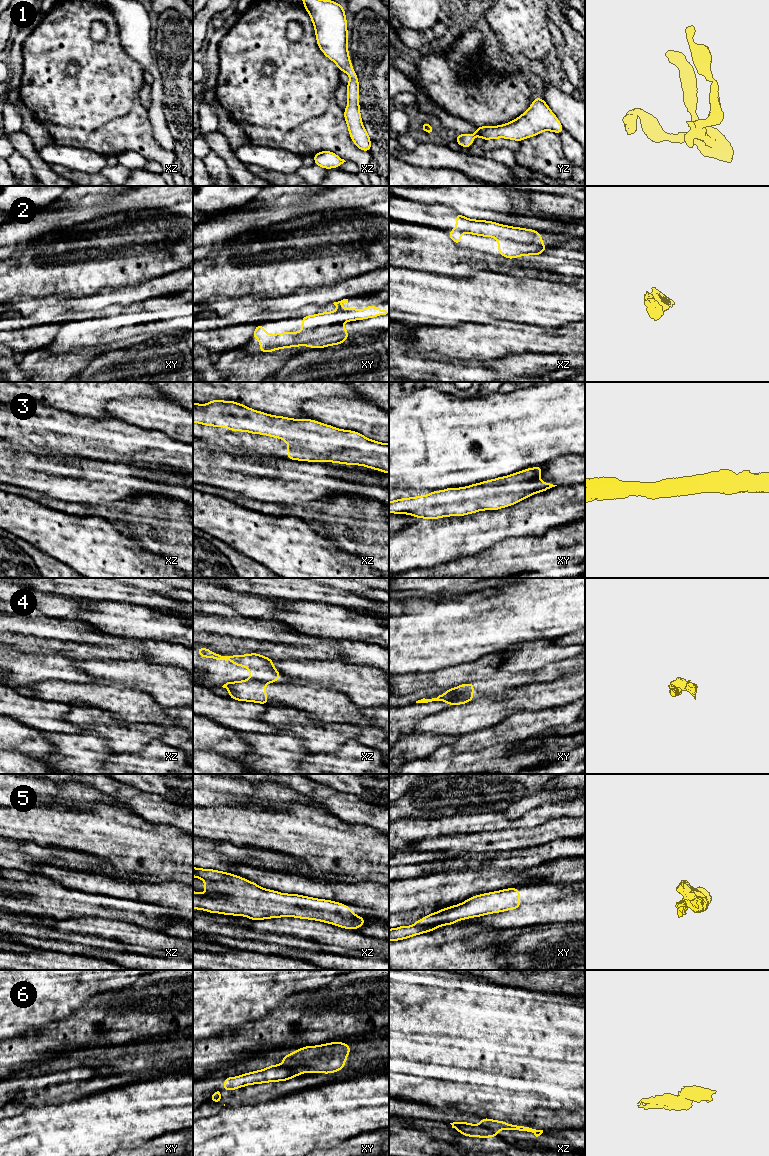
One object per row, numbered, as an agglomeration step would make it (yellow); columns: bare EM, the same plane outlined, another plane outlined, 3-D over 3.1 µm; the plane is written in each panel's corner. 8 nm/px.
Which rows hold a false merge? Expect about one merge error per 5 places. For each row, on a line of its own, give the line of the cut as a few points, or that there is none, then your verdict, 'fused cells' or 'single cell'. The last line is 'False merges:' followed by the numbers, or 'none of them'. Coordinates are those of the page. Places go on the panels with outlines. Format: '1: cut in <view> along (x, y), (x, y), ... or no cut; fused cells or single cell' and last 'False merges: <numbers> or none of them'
1: no cut; single cell
2: no cut; single cell
3: no cut; single cell
4: cut in xy along (450, 690), (453, 694), (446, 701); fused cells
5: no cut; single cell
6: no cut; single cell
False merges: 4

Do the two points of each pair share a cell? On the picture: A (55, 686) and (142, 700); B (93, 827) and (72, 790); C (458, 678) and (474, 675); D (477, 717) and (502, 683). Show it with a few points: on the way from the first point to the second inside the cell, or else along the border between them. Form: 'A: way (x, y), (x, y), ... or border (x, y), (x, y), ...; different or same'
A: way (77, 692), (120, 700); same
B: border (105, 804), (88, 804), (81, 809), (59, 811); different
C: way (462, 675), (470, 675); same
D: border (515, 687), (500, 693), (481, 695), (470, 701); different

